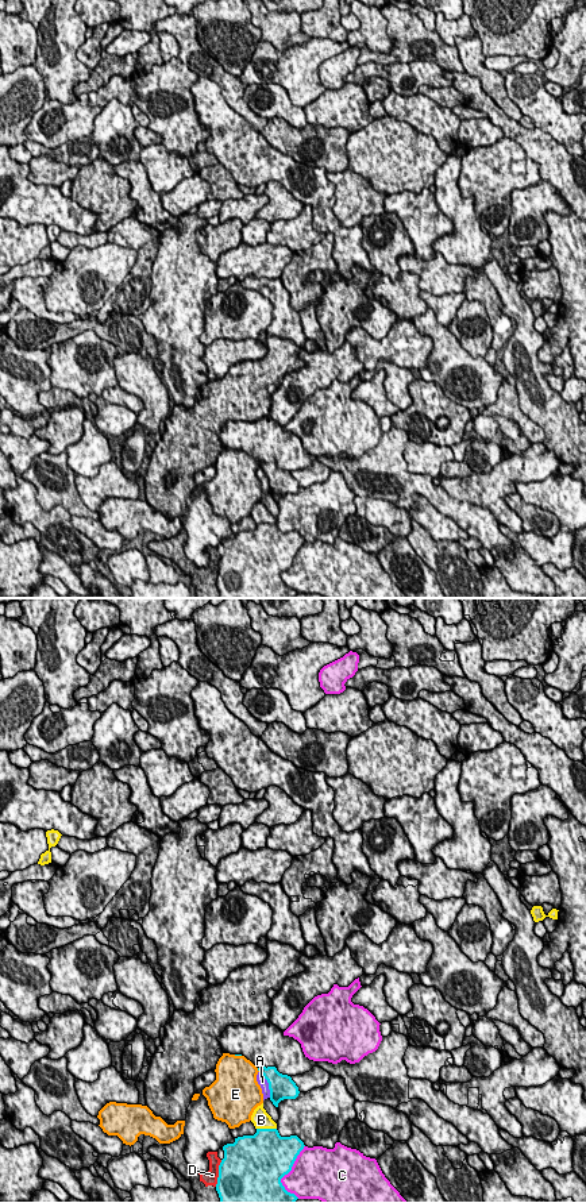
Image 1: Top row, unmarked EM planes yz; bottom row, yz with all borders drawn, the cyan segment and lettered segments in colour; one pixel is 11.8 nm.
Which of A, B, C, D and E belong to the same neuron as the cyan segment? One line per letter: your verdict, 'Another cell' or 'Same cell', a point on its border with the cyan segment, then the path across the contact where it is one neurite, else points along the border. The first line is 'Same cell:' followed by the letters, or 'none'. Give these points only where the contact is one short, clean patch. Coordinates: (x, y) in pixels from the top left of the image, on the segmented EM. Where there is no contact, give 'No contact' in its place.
Same cell: none
A: Another cell. Touches cyan at yz (269, 1084)
B: Another cell. Touches cyan at yz (266, 1129)
C: Another cell. Touches cyan at yz (286, 1173)
D: Another cell. Touches cyan at yz (219, 1173)
E: Another cell. Touches cyan at yz (258, 1070)

